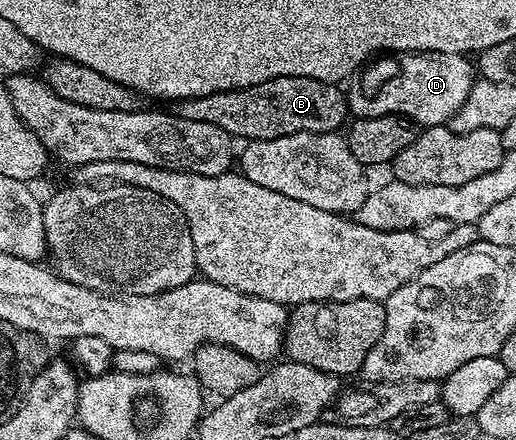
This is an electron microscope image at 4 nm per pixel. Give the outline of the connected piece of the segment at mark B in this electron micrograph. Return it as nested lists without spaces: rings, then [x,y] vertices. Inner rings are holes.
[[[276,77],[260,81],[260,85],[241,87],[239,91],[179,99],[172,111],[188,121],[216,125],[242,141],[286,137],[301,131],[312,134],[337,132],[341,123],[347,122],[346,95],[342,89],[337,83],[316,81],[312,77]]]

